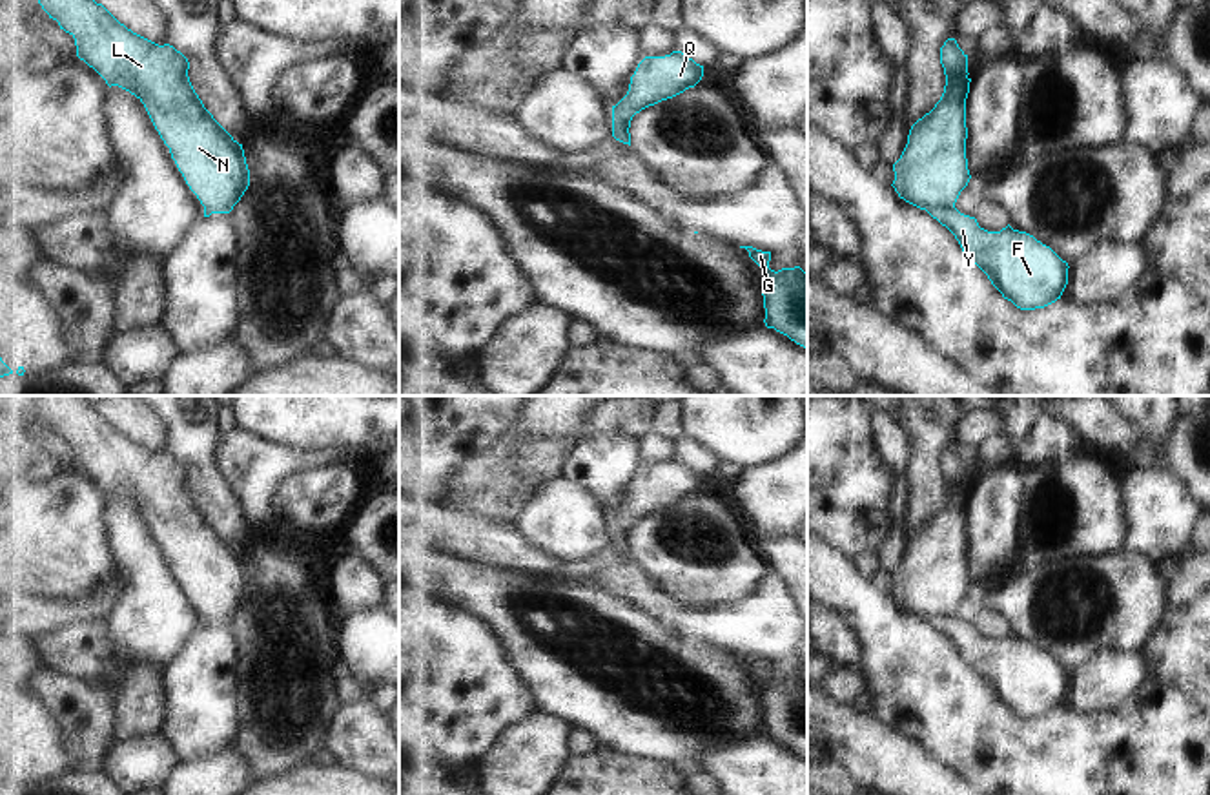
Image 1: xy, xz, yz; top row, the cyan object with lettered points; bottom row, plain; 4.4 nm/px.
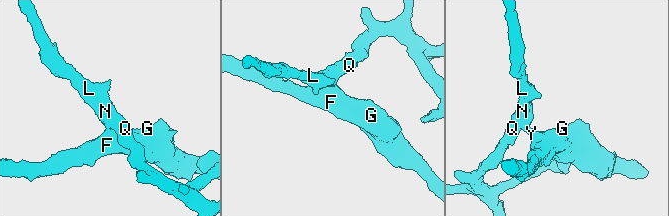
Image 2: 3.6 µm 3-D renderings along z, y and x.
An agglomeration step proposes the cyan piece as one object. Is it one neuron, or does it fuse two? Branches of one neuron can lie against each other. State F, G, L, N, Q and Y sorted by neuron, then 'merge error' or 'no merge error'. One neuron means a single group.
groups F G Y / L N Q; merge error

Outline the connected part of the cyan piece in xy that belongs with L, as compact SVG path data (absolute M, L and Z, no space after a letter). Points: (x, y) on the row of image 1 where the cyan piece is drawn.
M38 0L75 38L77 57L106 84L135 95L204 210L230 213L250 186L239 144L195 93L188 58L120 24L95 0Z

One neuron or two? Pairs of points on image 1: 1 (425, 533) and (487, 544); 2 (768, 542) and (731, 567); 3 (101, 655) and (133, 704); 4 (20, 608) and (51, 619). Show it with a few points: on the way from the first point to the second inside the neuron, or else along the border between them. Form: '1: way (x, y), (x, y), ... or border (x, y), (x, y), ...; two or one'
1: way (440, 533), (472, 536); one
2: border (751, 529), (757, 547), (773, 569); two
3: way (113, 668), (133, 691); one
4: way (28, 615), (44, 617); one

